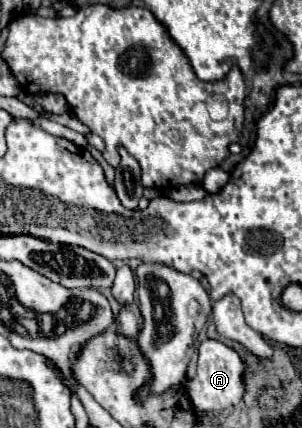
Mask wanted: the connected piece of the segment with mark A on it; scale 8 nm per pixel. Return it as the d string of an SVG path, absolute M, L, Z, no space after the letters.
M206 338L198 346L198 368L196 376L192 378L190 384L186 384L186 394L194 406L196 412L214 412L214 410L226 410L236 406L244 394L246 394L246 384L244 384L244 374L246 374L246 362L244 358L232 348L226 346L220 340Z

